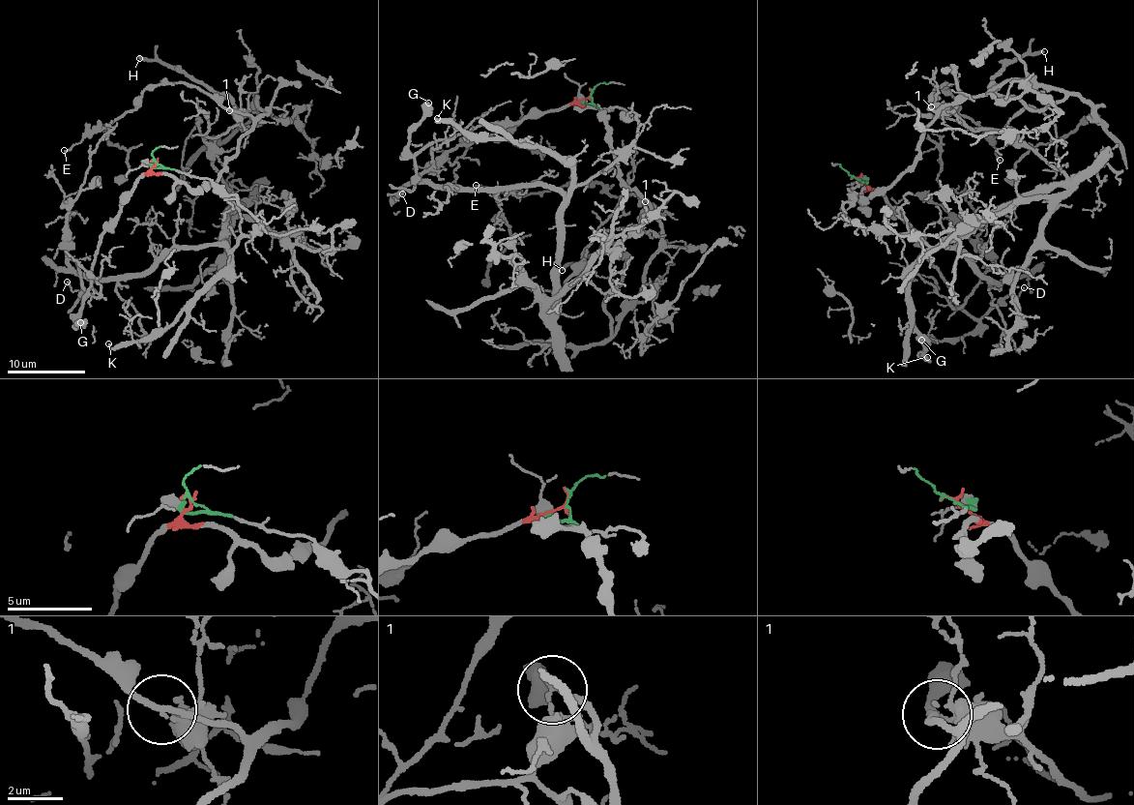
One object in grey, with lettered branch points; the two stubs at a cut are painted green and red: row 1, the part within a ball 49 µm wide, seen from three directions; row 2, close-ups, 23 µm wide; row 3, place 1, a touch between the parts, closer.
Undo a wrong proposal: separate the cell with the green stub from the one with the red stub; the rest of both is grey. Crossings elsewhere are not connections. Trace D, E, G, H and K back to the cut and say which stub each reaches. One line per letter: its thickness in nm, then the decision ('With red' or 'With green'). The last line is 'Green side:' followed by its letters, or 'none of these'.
D: Thickness 100 nm. With red
E: Thickness 180 nm. With red
G: Thickness 650 nm. With red
H: Thickness 280 nm. With red
K: Thickness 160 nm. With green
Green side: K

